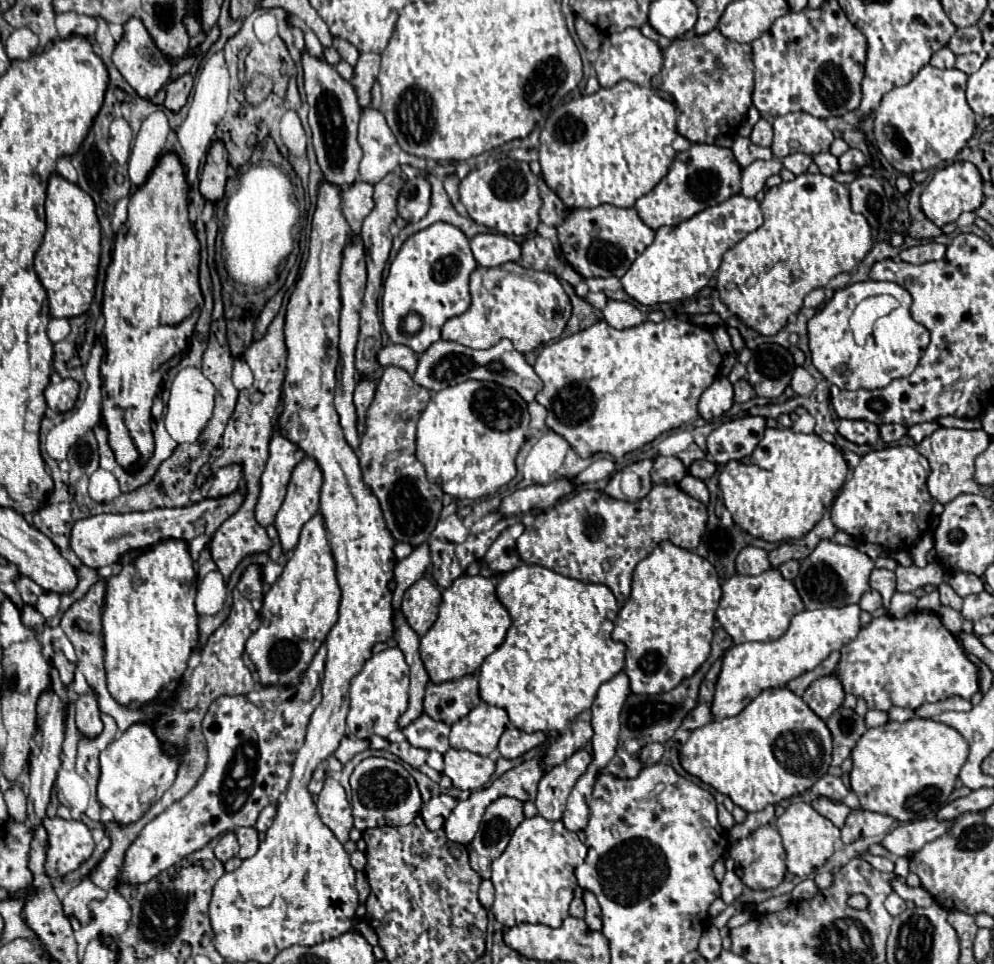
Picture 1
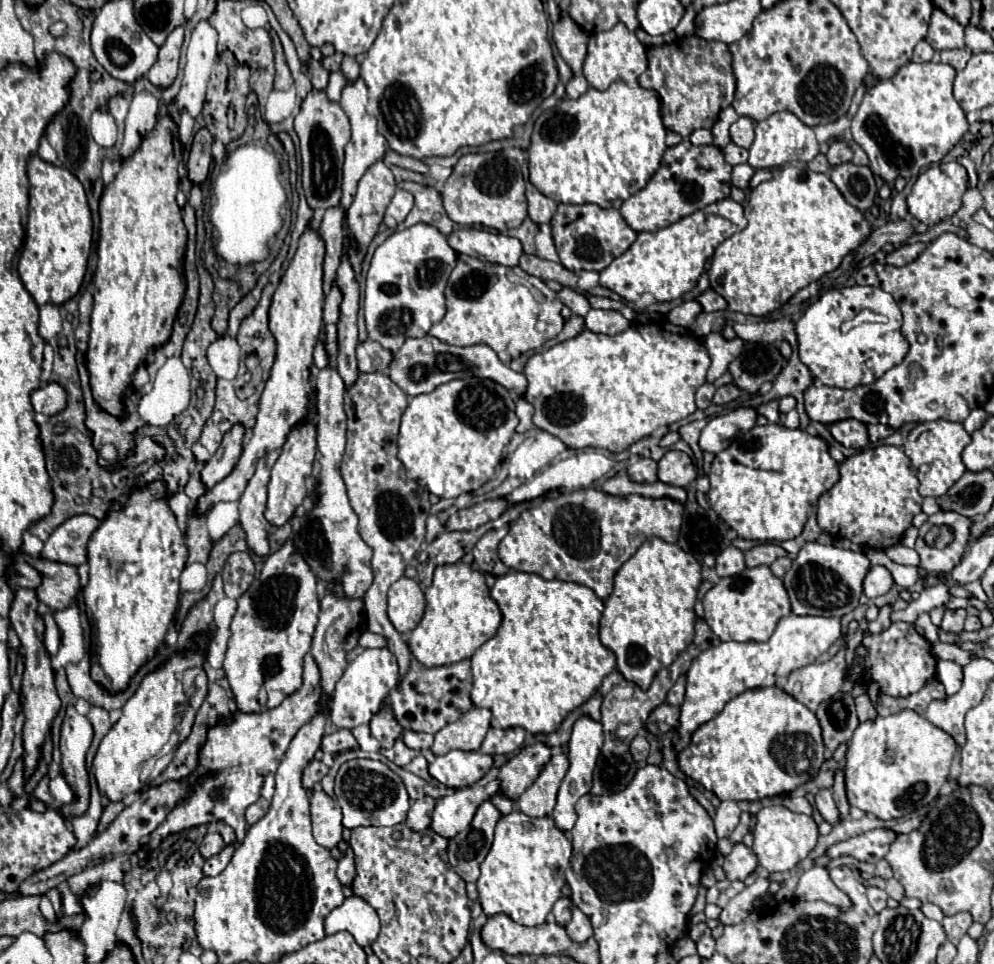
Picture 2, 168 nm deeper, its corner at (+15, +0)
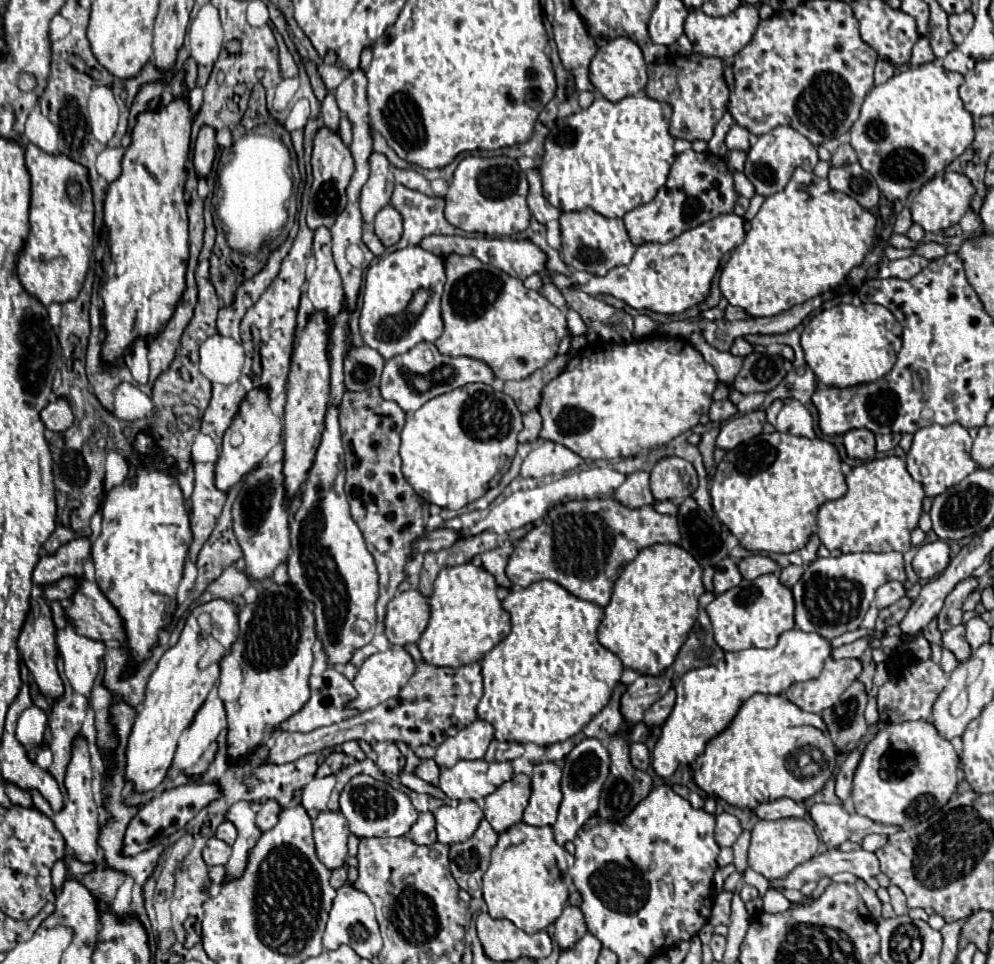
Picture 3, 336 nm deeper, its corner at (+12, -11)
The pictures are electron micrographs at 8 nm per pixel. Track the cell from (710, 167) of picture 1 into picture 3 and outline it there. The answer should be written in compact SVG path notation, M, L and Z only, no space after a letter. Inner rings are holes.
M685 150L675 156L669 178L665 186L659 188L657 196L649 204L641 204L627 212L623 222L635 246L645 242L669 242L719 214L733 212L735 200L737 192L733 188L733 174L725 160L711 152L697 154L695 150Z

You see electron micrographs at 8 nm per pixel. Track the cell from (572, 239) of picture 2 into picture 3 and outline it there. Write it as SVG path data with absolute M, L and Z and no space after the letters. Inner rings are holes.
M587 208L581 212L563 212L559 218L561 224L561 256L567 266L573 270L585 270L595 276L605 276L611 268L629 264L635 246L631 244L625 224L621 218L605 218L595 210Z

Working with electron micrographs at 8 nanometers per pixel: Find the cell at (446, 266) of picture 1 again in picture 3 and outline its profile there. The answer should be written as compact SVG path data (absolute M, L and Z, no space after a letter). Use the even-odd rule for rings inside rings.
M407 246L395 250L365 274L365 292L361 304L361 336L365 344L377 350L385 360L405 354L419 342L435 342L443 334L441 294L445 286L445 260L425 248Z

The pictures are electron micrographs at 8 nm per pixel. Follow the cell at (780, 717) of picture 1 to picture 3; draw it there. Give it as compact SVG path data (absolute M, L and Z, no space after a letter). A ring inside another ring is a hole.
M755 694L747 702L743 702L731 724L707 742L705 752L695 762L693 780L709 796L717 796L737 808L755 810L757 804L761 802L773 802L777 798L791 798L795 802L803 802L805 798L817 794L831 778L835 764L837 764L837 750L831 744L831 738L827 736L825 722L821 720L821 716L803 712L799 706L795 706L781 694L777 696ZM813 748L819 748L819 762L815 762L811 756Z

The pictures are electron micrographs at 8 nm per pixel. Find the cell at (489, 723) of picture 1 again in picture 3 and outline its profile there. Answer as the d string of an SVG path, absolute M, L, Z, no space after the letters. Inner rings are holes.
M475 720L467 728L463 728L457 736L447 738L435 754L435 762L441 768L451 768L459 760L477 760L483 758L489 742L493 740L493 726L485 720Z

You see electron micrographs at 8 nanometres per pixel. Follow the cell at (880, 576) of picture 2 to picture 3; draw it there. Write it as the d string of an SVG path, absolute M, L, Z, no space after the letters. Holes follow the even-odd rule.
M887 582L887 584L883 584L883 586L877 588L873 604L881 610L881 608L891 606L893 602L897 602L903 596L905 596L905 588L903 588L901 582Z

